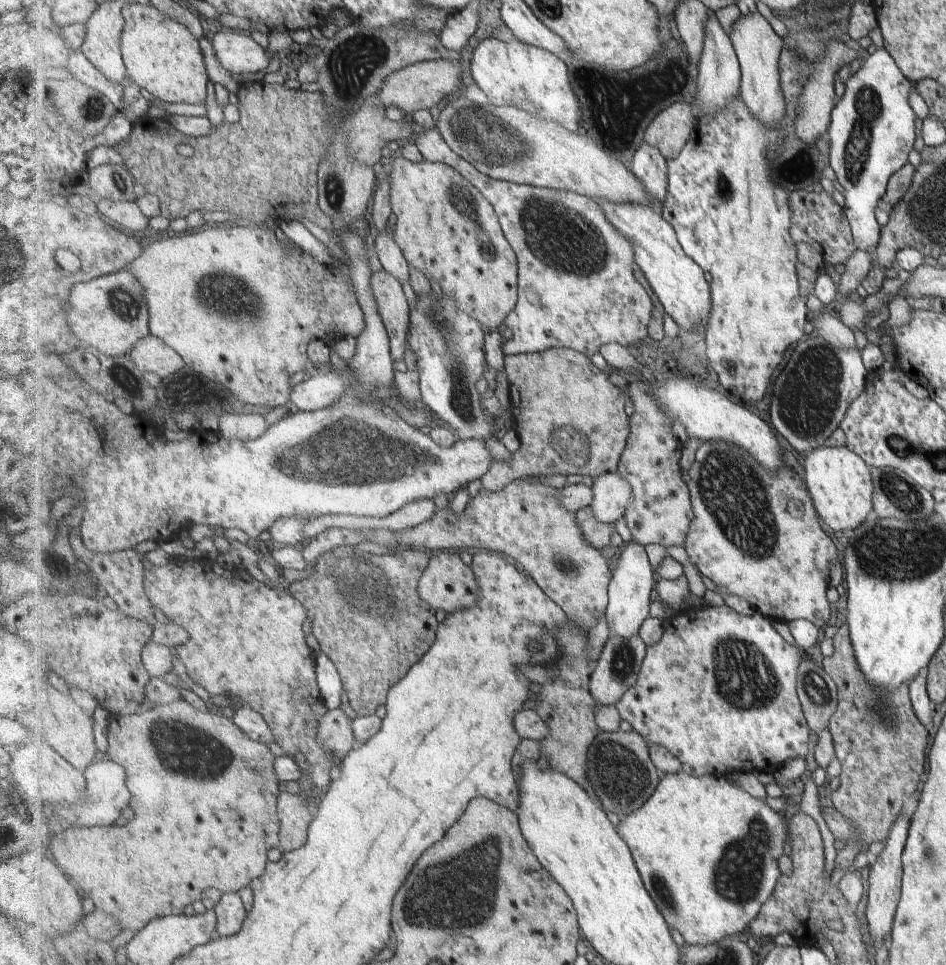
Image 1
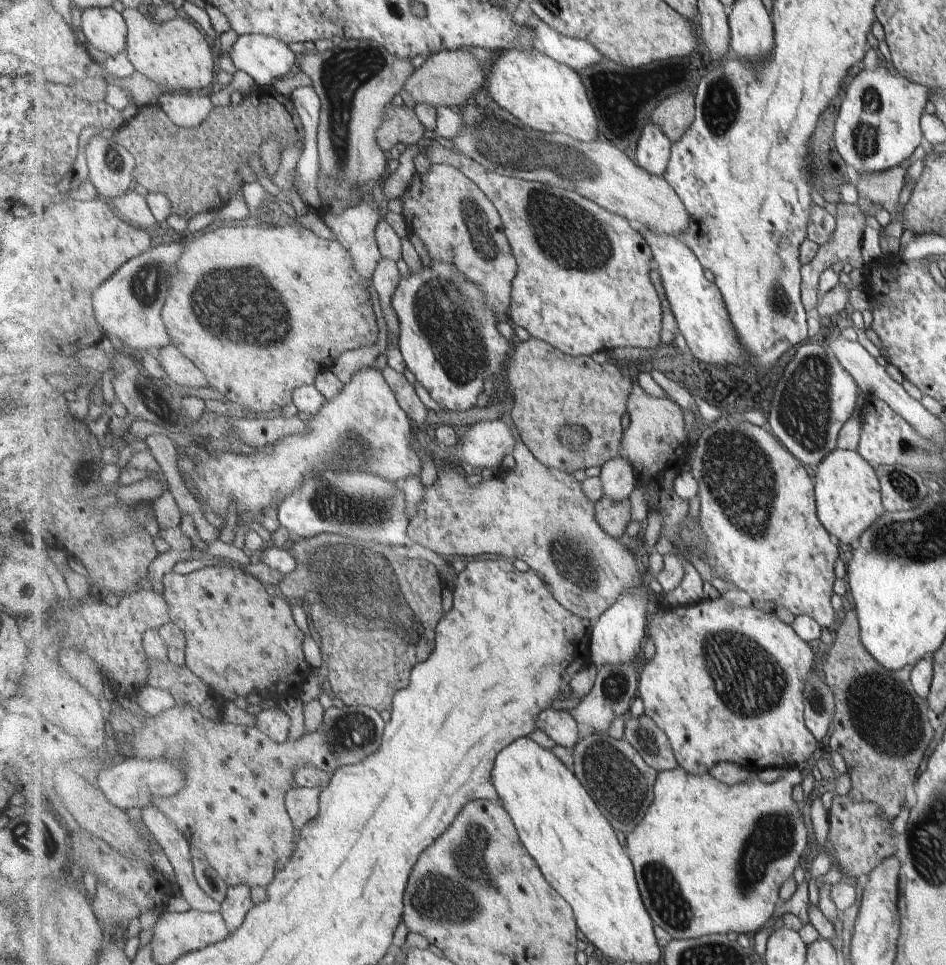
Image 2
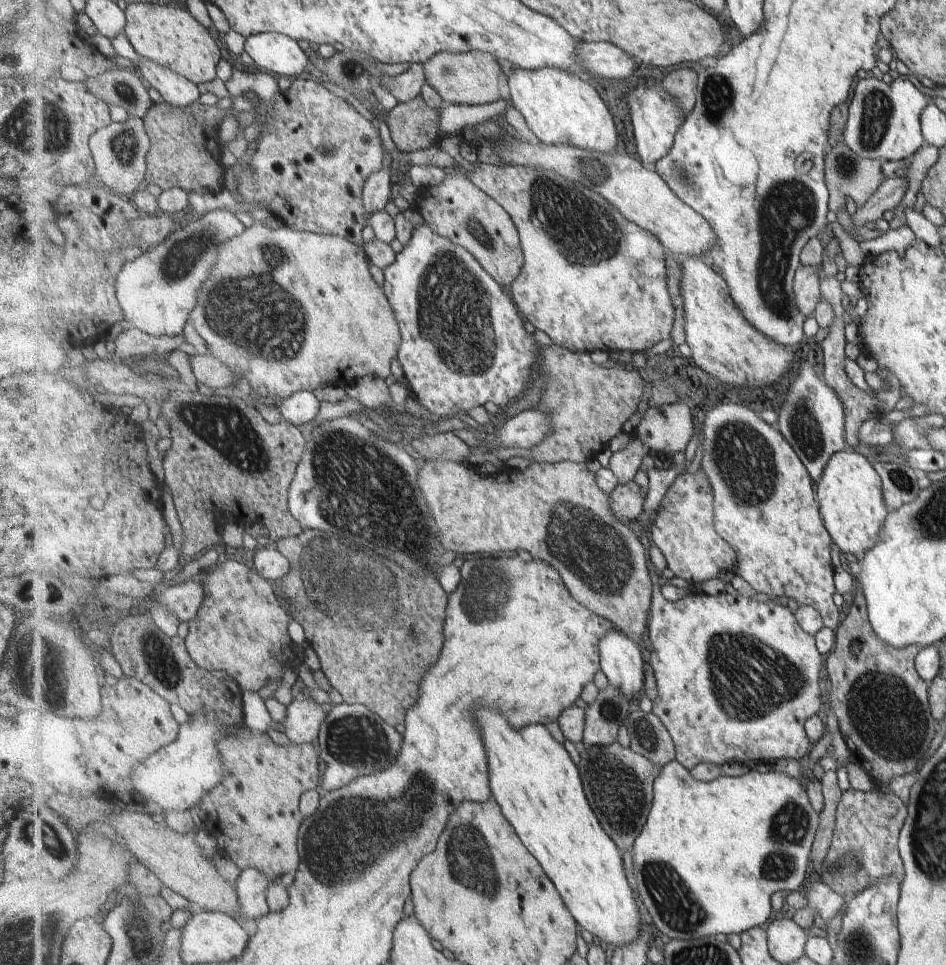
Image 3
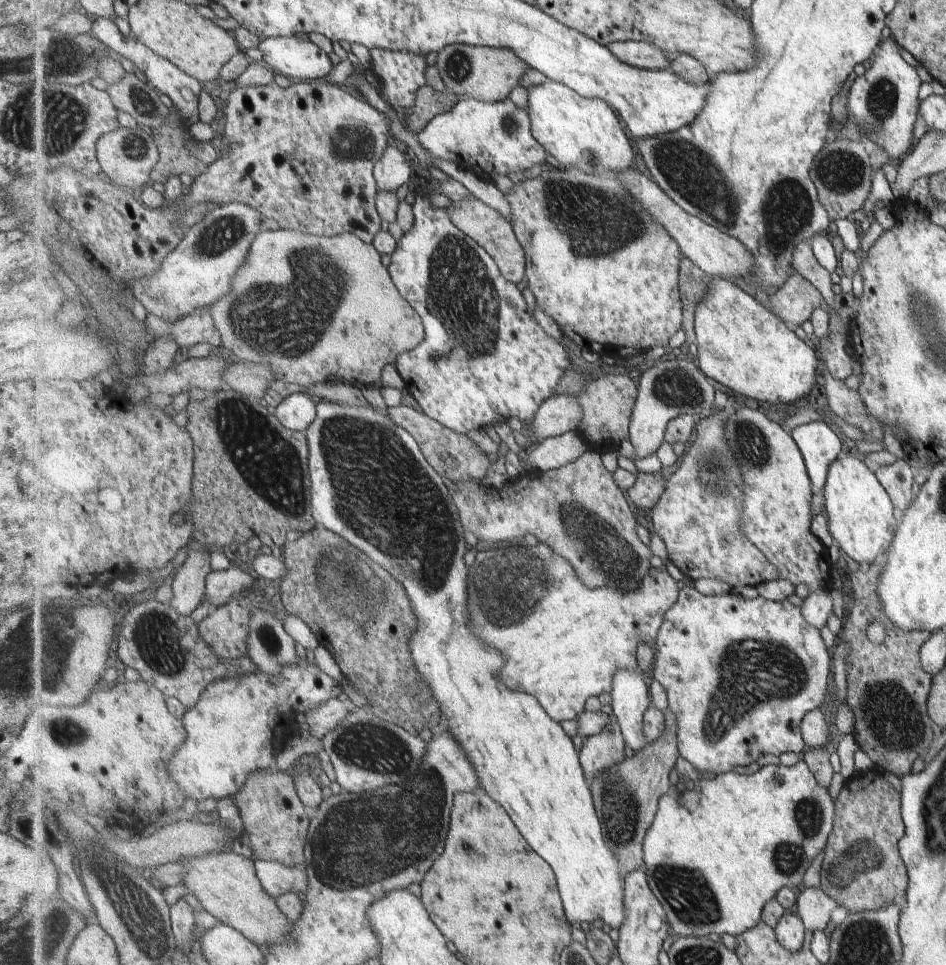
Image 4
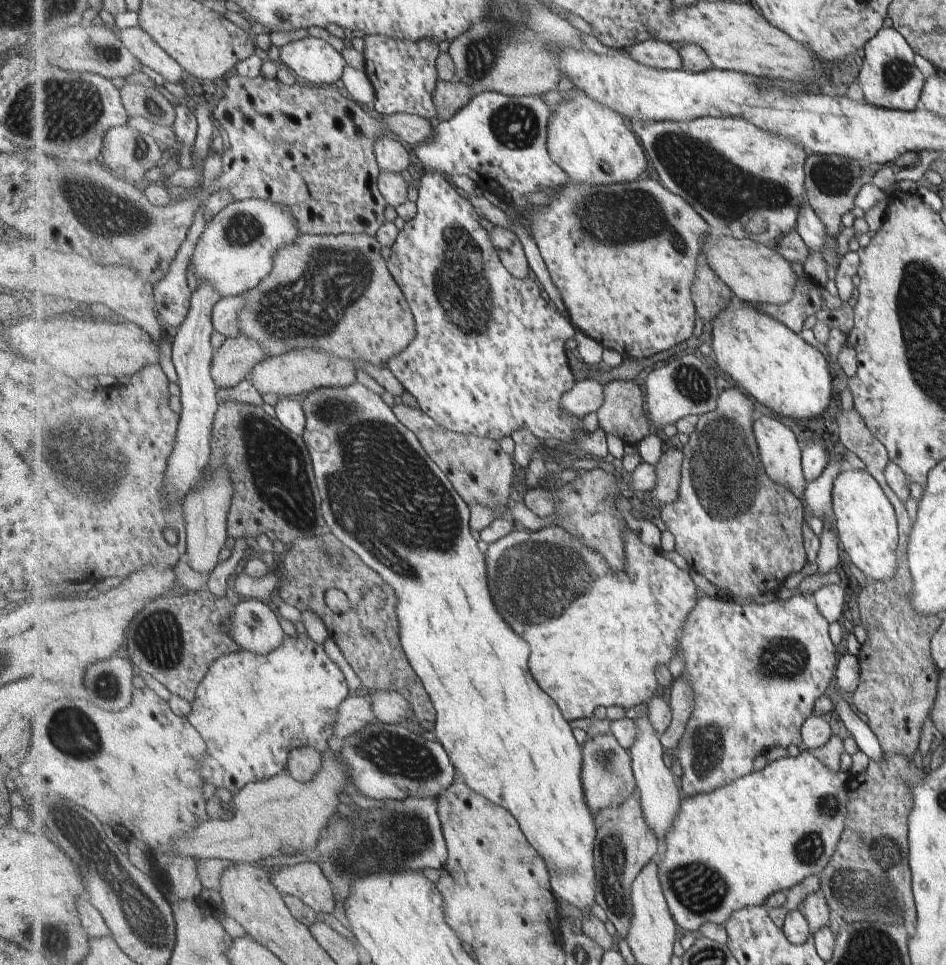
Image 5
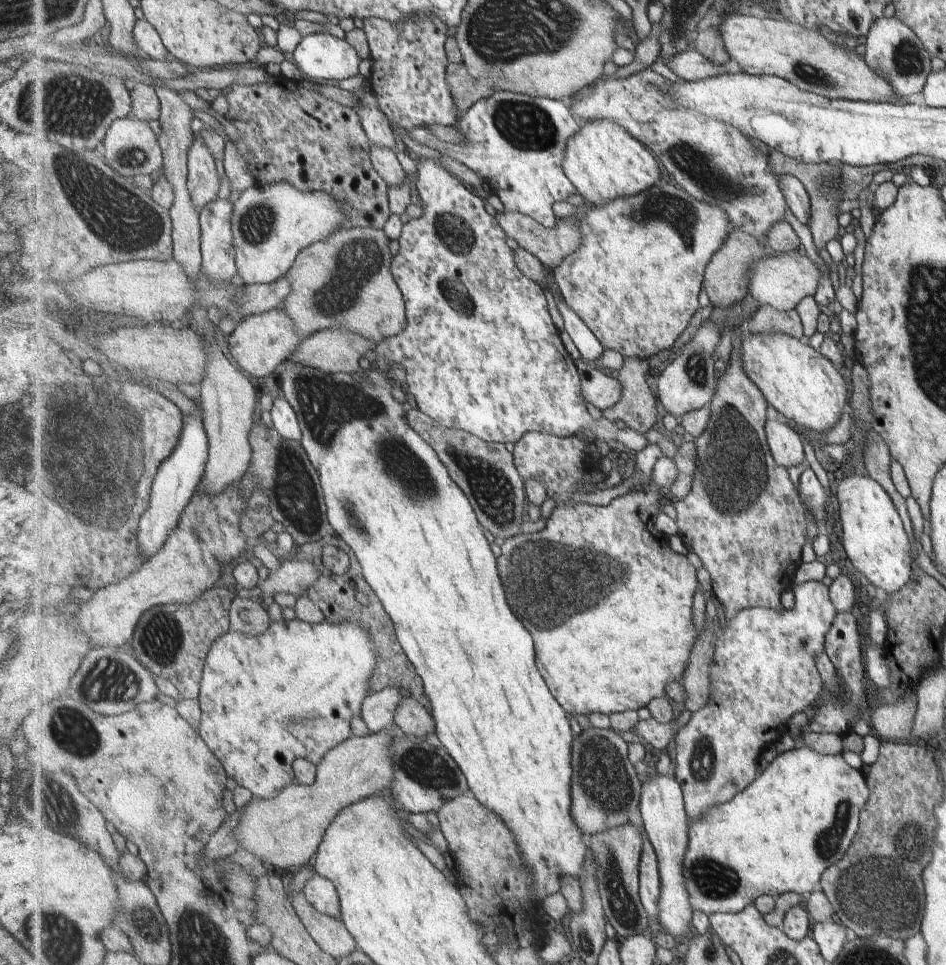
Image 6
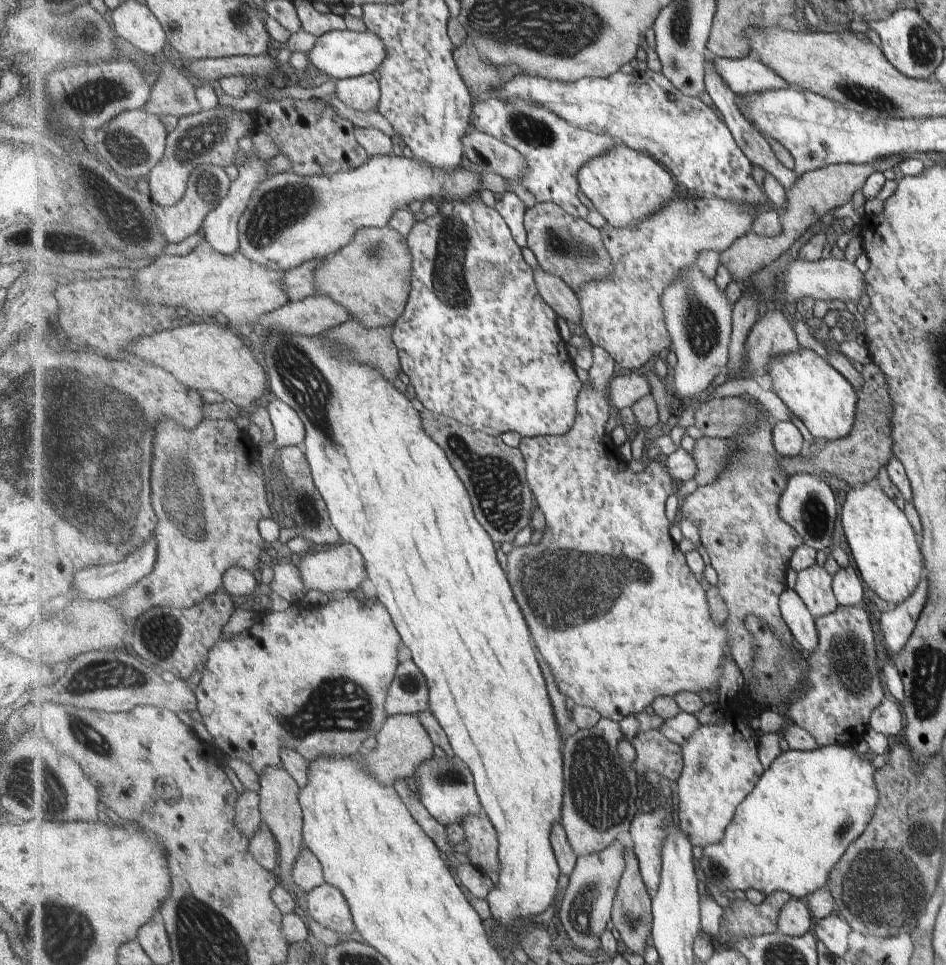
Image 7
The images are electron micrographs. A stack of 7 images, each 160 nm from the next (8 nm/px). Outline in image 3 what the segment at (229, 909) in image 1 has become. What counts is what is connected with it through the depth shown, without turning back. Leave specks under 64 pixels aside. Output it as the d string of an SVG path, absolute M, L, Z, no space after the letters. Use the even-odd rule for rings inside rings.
M258 868L245 869L238 878L238 897L242 904L242 914L238 919L258 920L268 915L270 904L268 894L270 887L275 884L270 878Z

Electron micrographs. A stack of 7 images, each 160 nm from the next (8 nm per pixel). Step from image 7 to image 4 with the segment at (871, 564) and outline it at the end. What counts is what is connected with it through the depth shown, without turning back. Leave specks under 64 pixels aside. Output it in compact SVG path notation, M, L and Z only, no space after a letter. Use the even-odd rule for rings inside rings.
M841 456L831 465L828 481L823 489L826 492L827 526L833 540L837 542L837 546L863 567L874 563L879 557L883 557L895 538L897 525L891 514L894 507L893 502L887 491L881 486L875 469L865 464L861 456Z

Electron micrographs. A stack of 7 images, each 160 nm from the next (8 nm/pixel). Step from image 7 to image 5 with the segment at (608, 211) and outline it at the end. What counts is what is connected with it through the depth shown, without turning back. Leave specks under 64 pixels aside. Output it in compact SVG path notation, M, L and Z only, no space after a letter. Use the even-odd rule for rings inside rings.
M577 96L555 106L548 132L552 159L571 176L571 181L597 185L632 183L644 178L651 162L628 122L616 110L592 99Z

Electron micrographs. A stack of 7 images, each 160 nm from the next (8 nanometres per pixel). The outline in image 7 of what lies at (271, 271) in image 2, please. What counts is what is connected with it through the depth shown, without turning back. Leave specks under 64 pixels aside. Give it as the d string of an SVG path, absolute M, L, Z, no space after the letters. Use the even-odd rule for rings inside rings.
M391 226L361 229L354 239L335 255L323 258L316 272L317 296L327 295L343 303L350 310L350 318L361 321L368 327L395 326L404 313L411 296L414 258L408 245L408 237Z

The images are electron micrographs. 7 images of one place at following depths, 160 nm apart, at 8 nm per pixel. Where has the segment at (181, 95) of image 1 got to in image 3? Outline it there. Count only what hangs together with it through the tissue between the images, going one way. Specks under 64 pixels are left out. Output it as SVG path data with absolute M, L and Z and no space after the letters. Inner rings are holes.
M131 3L125 11L128 22L125 34L139 56L178 72L195 84L217 78L217 64L225 53L217 44L216 33L199 22L187 6Z

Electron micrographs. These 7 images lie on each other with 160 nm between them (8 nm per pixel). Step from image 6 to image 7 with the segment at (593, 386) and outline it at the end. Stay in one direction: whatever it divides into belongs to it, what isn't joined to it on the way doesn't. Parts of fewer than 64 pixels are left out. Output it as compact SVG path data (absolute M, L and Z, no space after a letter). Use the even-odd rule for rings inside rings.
M640 372L621 375L612 382L610 388L610 403L613 410L633 406L644 396L652 394L652 386L648 381L647 375Z

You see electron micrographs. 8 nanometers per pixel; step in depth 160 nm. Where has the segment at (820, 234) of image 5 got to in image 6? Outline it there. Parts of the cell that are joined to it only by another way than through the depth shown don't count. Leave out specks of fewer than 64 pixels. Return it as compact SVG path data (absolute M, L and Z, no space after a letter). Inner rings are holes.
M784 173L780 176L780 187L788 202L789 208L804 224L812 224L811 195L808 193L804 182L795 175Z

